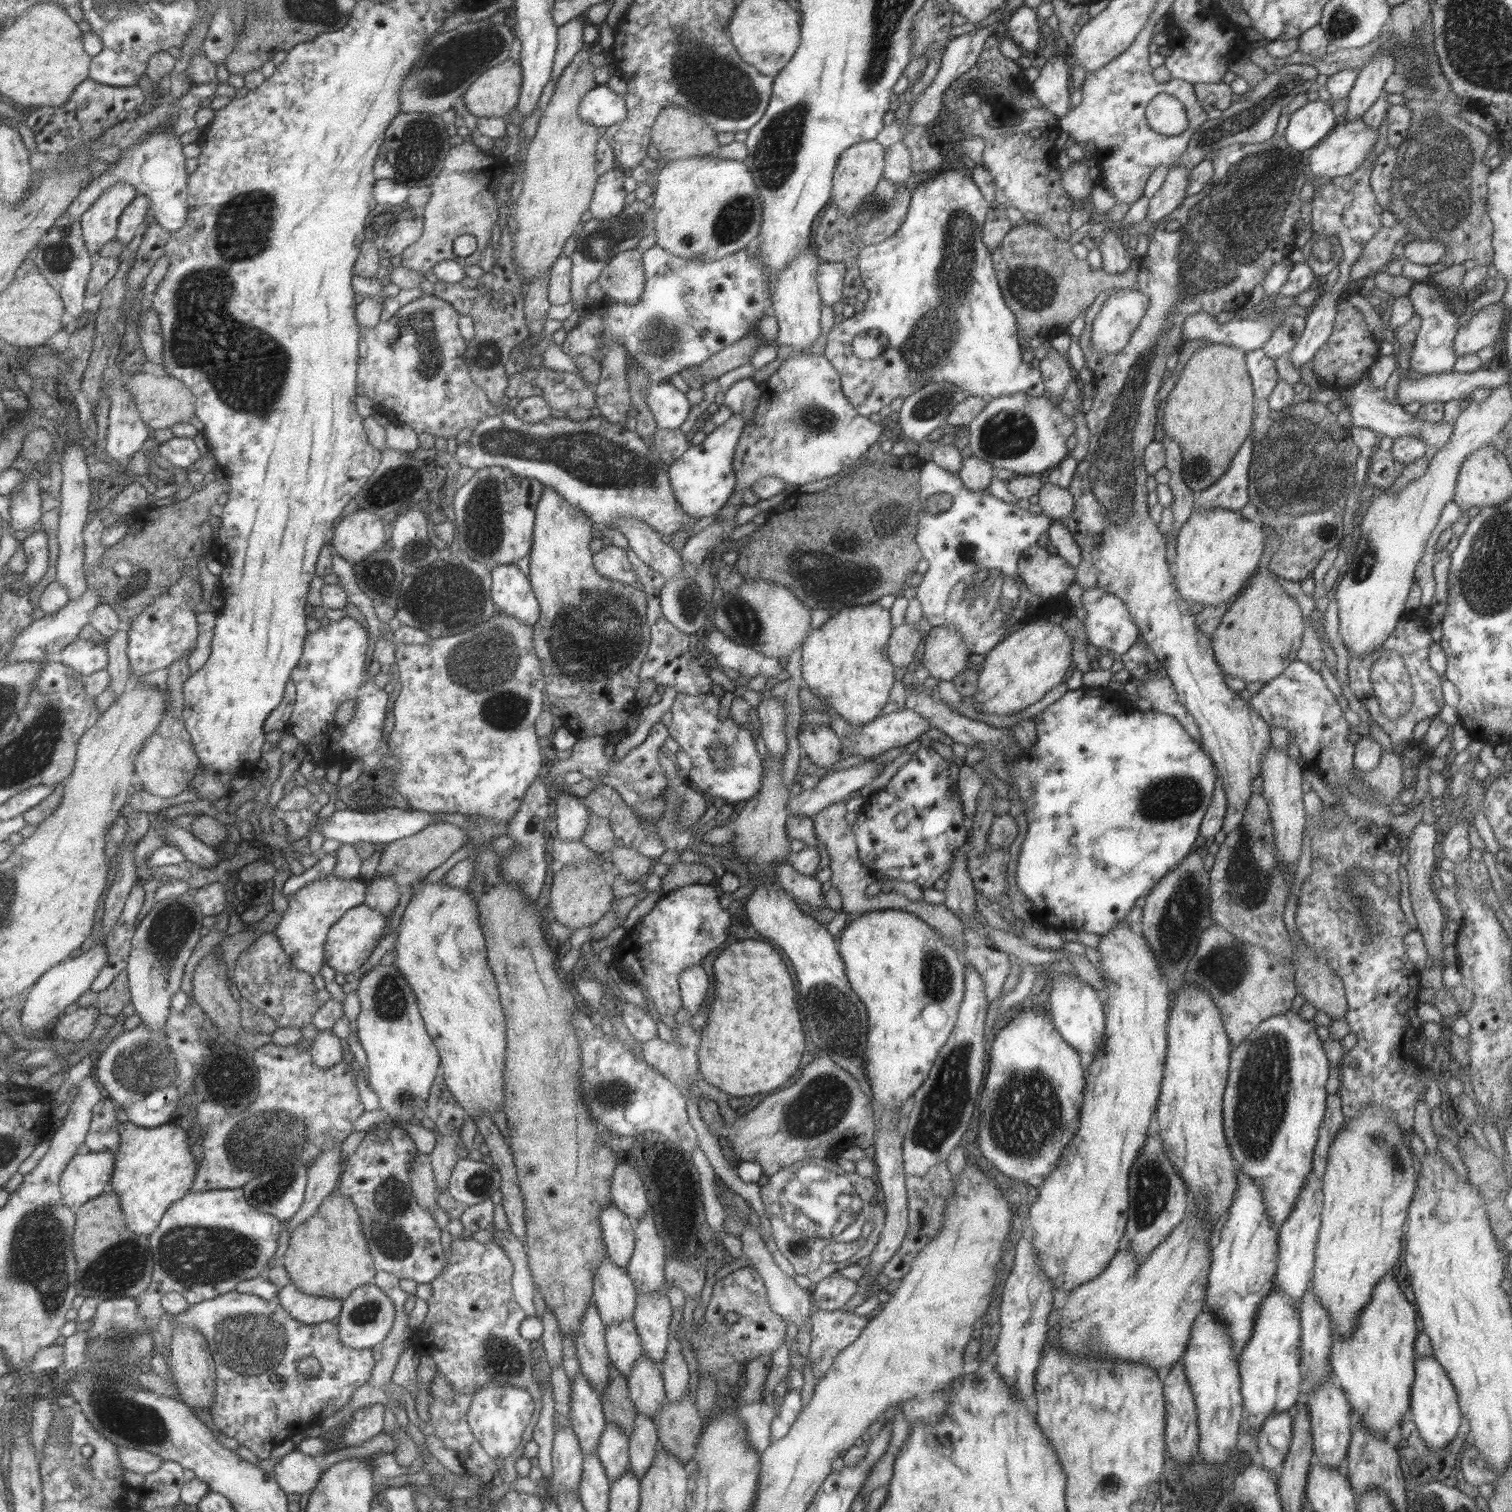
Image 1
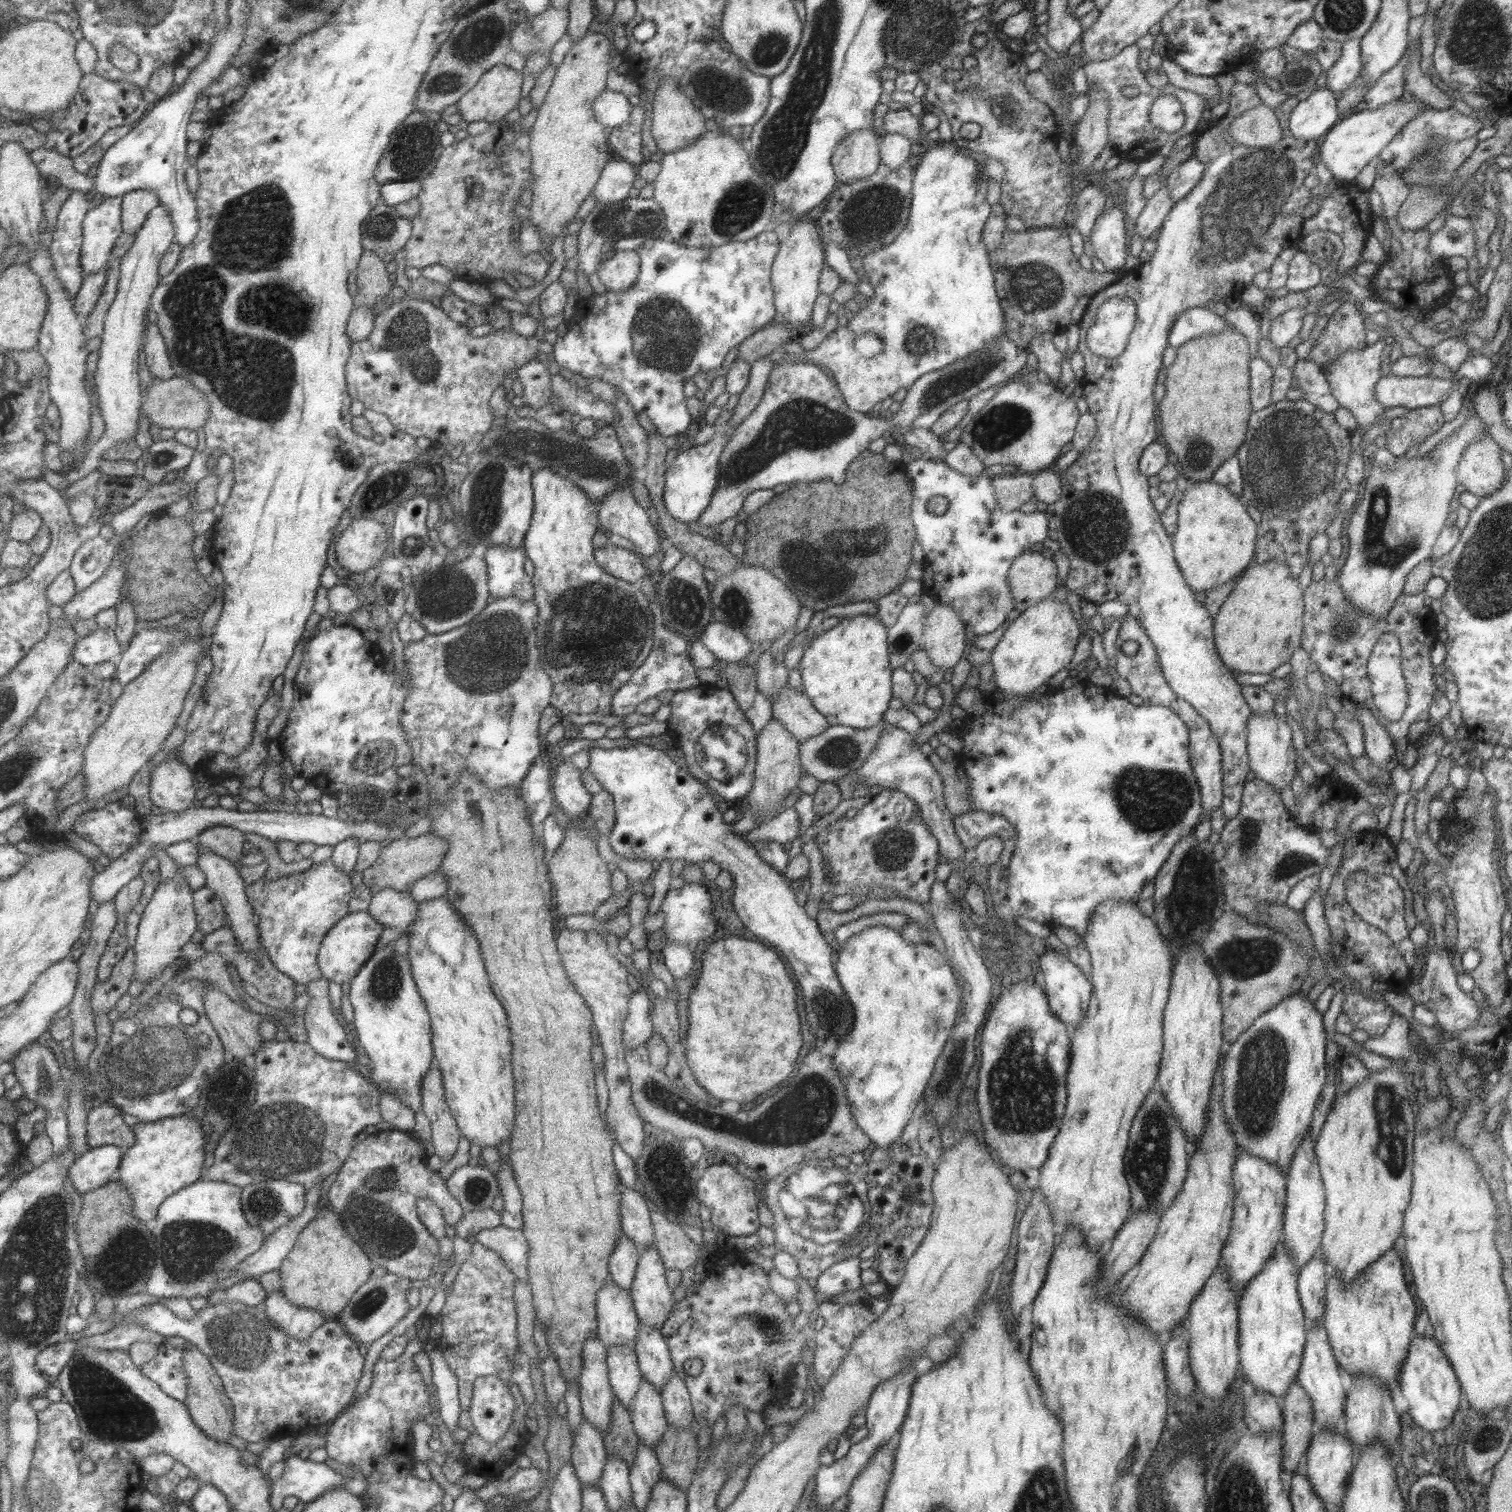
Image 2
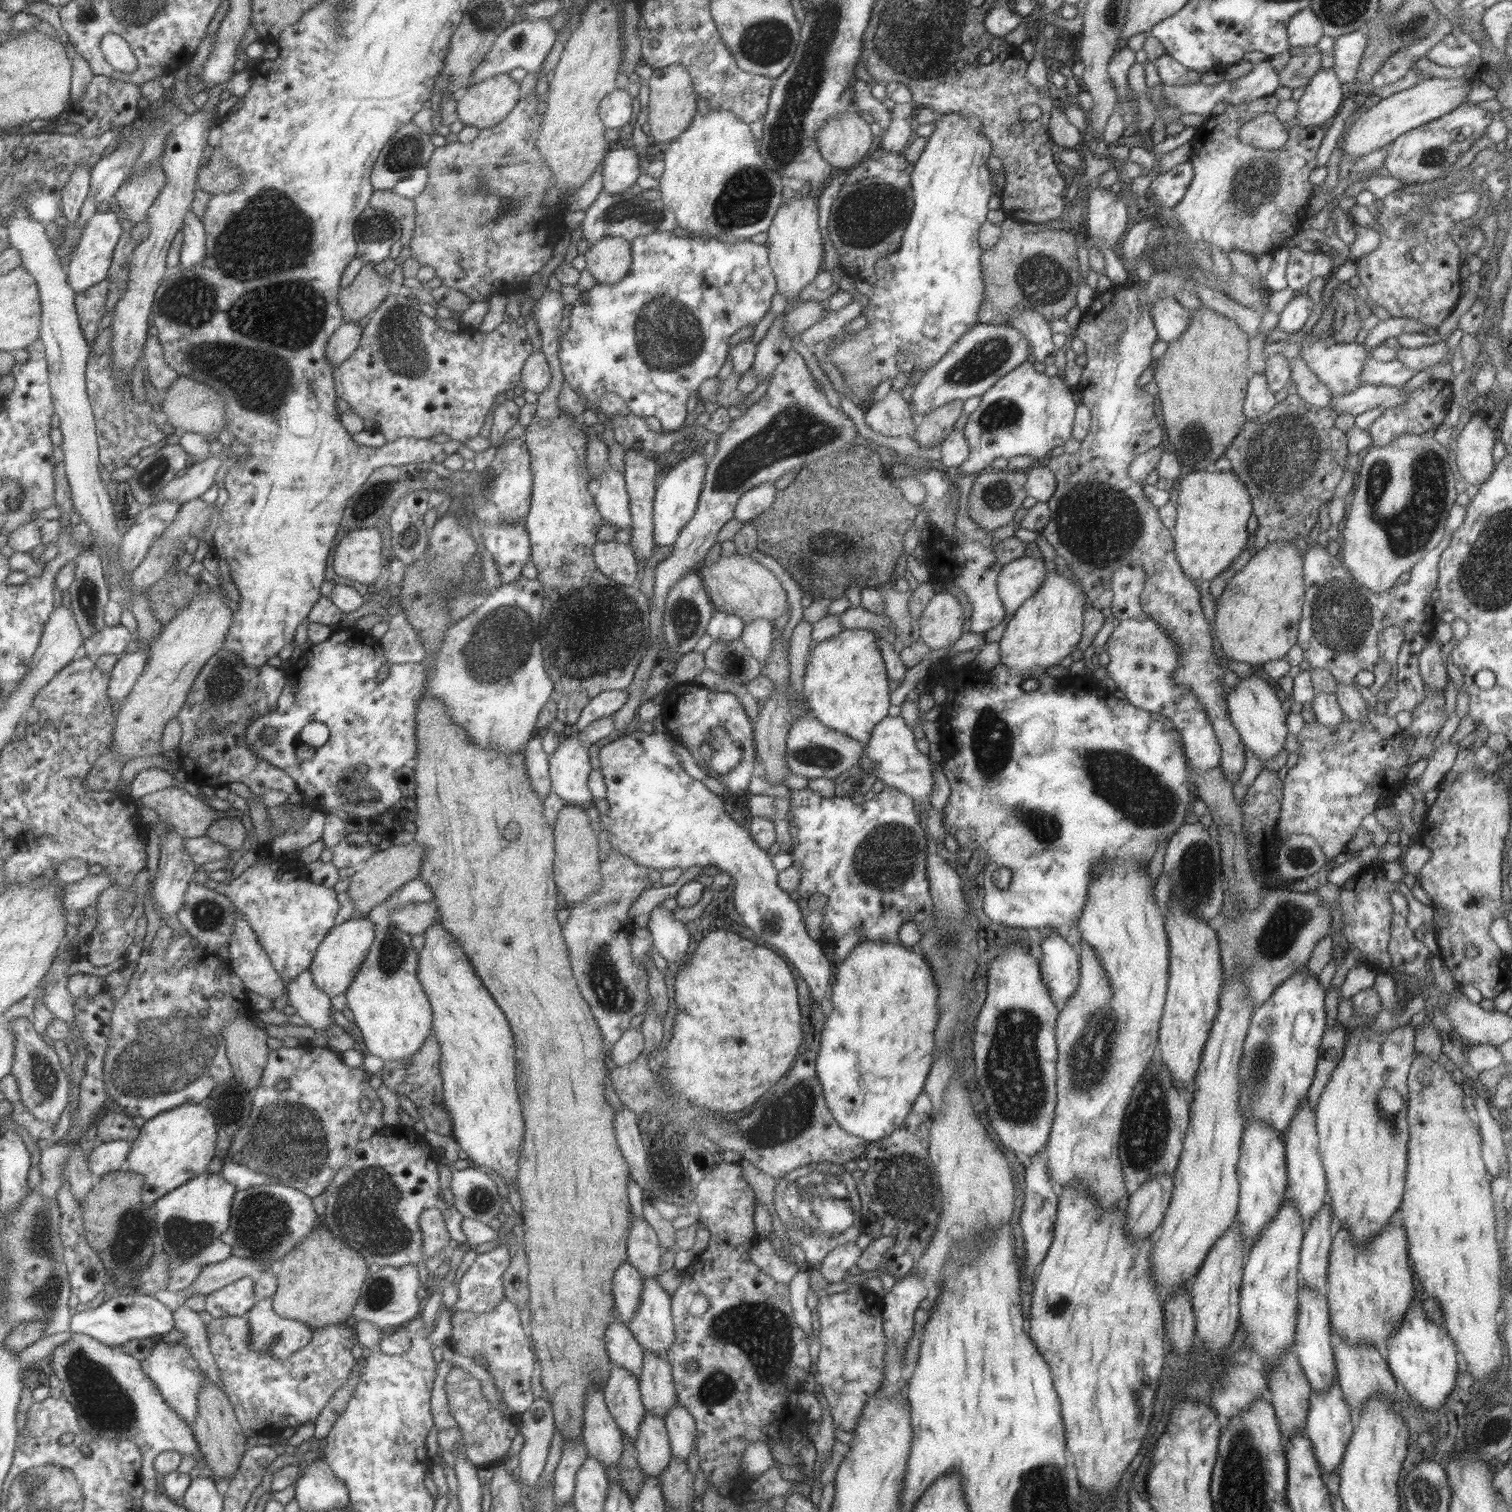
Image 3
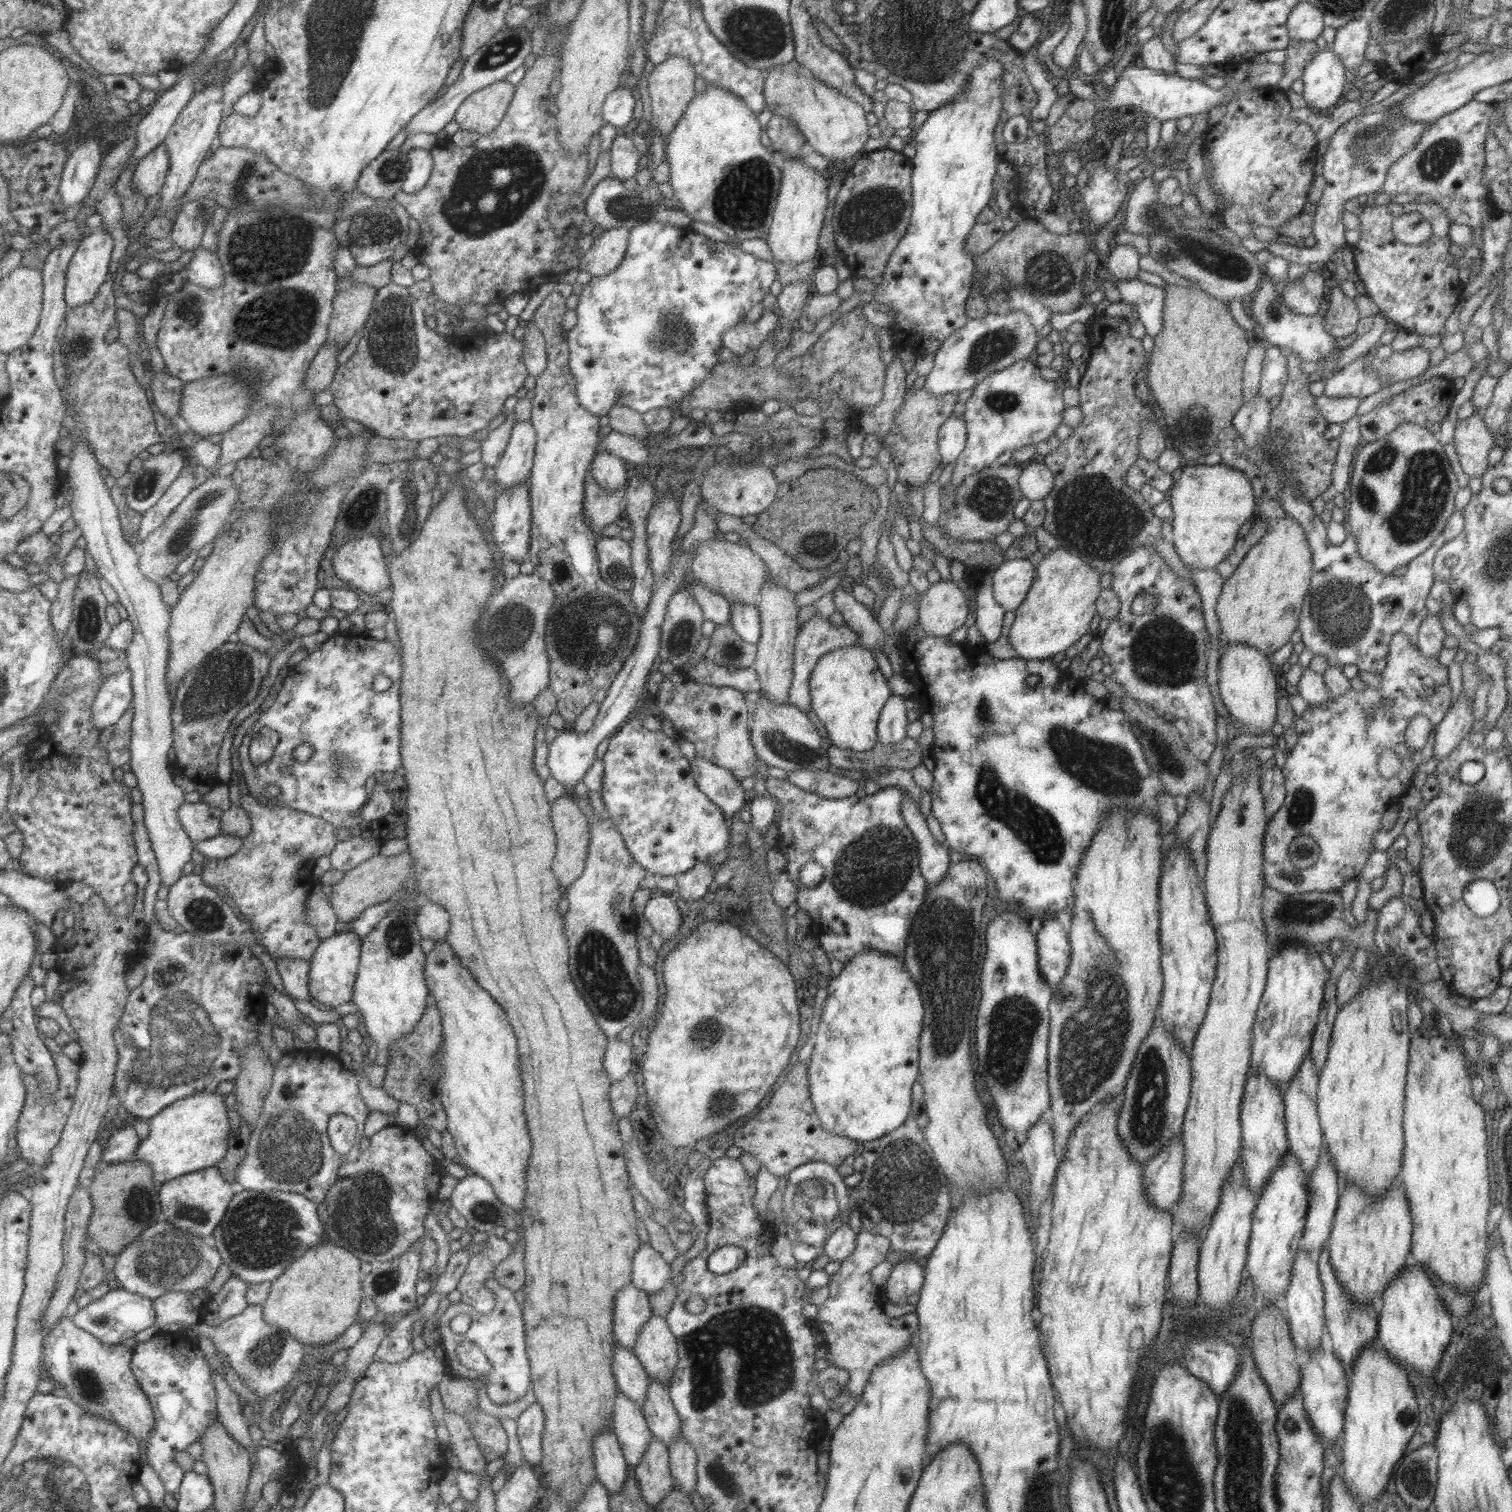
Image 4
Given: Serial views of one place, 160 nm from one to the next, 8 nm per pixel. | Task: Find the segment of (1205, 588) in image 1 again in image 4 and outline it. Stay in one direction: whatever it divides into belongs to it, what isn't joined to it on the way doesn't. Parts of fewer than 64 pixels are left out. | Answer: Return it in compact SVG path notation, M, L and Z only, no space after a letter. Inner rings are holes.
M1197 463L1183 467L1179 478L1167 490L1167 498L1173 513L1172 546L1181 562L1194 569L1214 569L1233 548L1239 527L1250 522L1257 510L1256 496L1249 479L1238 468L1223 463L1213 466Z

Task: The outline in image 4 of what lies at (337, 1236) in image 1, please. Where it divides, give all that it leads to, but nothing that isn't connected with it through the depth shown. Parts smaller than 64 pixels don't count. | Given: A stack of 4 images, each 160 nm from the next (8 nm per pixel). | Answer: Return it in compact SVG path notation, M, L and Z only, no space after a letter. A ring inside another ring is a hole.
M329 1242L308 1248L301 1259L297 1259L297 1264L289 1265L285 1275L272 1282L269 1298L264 1305L264 1319L305 1347L335 1341L351 1323L358 1320L358 1306L363 1298L360 1264L350 1250Z

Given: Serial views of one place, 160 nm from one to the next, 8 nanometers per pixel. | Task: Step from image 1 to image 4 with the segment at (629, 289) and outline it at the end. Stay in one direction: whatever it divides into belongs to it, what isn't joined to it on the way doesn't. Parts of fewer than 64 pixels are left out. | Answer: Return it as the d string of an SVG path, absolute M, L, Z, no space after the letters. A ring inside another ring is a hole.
M611 228L593 239L593 244L580 256L579 270L591 277L609 274L621 262L628 246L628 229Z

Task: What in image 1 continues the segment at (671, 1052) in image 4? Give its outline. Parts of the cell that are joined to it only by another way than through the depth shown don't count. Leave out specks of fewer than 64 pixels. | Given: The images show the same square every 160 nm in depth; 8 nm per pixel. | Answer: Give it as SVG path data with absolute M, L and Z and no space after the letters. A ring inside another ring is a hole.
M757 940L733 942L713 960L713 980L715 988L707 1022L699 1018L697 1032L700 1042L691 1051L696 1055L700 1076L729 1098L753 1096L761 1092L768 1094L781 1088L799 1066L799 1058L805 1050L805 1036L801 1032L801 1020L793 1004L793 982L779 952L775 952L773 946Z

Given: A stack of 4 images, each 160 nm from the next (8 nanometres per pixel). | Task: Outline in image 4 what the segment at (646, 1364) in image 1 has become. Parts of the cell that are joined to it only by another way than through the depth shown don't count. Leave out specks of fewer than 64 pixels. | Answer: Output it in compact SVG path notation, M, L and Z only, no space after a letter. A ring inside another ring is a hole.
M654 1436L633 1469L642 1499L649 1507L657 1506L674 1487L668 1465L668 1447Z

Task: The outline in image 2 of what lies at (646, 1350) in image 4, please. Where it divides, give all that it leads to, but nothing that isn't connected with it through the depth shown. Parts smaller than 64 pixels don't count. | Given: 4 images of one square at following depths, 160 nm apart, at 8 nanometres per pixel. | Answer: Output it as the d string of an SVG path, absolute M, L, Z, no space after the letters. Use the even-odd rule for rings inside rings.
M653 1243L643 1249L629 1293L637 1320L645 1326L659 1326L660 1329L674 1305L665 1272Z

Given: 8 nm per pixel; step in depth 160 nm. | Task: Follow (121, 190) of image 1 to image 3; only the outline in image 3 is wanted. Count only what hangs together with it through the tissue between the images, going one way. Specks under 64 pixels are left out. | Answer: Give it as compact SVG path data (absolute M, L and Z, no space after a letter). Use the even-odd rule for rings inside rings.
M109 209L103 213L101 211L97 212L97 215L87 222L87 227L82 233L82 238L75 250L74 257L66 265L68 281L73 287L75 294L77 292L85 292L92 286L109 278L114 252L121 240L121 236L123 236L121 218L119 218L117 213Z

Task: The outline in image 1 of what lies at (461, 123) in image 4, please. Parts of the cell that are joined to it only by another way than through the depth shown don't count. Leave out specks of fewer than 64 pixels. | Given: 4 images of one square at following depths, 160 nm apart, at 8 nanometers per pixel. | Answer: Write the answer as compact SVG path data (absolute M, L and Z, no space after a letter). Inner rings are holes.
M509 58L481 73L462 94L467 110L479 117L503 117L518 103L522 70L517 61Z

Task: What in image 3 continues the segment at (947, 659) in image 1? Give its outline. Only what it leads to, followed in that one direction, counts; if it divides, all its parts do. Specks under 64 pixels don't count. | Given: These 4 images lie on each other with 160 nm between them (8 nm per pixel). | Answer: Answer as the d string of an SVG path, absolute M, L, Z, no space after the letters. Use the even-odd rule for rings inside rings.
M948 590L933 593L918 618L919 637L929 650L951 648L963 633L963 610L957 596Z

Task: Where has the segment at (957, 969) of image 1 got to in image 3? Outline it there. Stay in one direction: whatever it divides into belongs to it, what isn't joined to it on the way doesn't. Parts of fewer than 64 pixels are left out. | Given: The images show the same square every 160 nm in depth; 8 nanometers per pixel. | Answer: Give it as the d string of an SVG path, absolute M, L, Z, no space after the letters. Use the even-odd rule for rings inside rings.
M863 940L851 949L851 952L837 966L837 973L834 974L834 982L831 984L832 1010L829 1016L824 1018L823 1028L820 1033L819 1049L814 1060L815 1074L818 1083L821 1085L822 1095L825 1099L827 1110L829 1110L837 1125L849 1135L860 1137L863 1141L871 1142L891 1135L909 1115L913 1101L921 1092L925 1082L926 1074L934 1063L933 1036L931 1036L935 1024L937 1024L938 1010L936 1007L937 989L932 981L931 971L923 955L912 948L889 942L871 942Z

